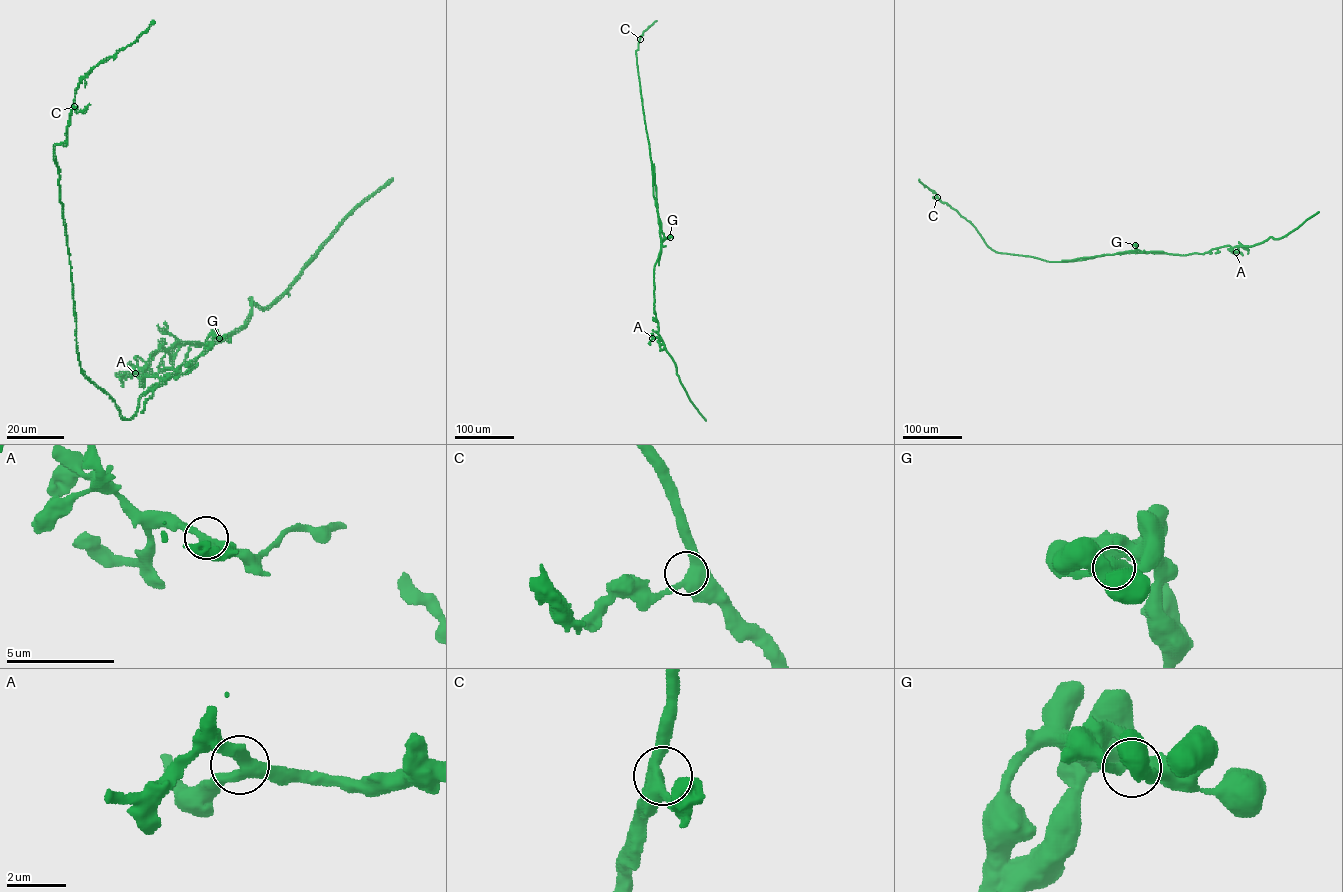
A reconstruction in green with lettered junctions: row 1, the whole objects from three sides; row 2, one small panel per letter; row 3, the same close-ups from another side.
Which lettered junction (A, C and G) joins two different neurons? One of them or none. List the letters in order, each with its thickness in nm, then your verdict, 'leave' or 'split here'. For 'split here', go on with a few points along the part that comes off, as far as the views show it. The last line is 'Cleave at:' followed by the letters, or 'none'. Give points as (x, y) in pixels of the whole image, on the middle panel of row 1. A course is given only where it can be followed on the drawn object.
A: calibre 400 nm; leave
C: calibre 420 nm; leave
G: calibre 280 nm; split here; course (670, 237), (665, 238), (661, 231), (654, 164)
Cleave at: G

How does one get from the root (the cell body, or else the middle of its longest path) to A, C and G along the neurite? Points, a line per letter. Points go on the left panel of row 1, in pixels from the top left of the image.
A: (160, 383), (176, 373), (143, 386), (142, 372), (163, 340), (178, 344), (170, 368), (135, 373)
C: (160, 383), (123, 419), (81, 371), (54, 153), (66, 139), (74, 106)
G: (160, 383), (176, 373), (179, 367), (188, 366), (203, 355), (218, 338)

